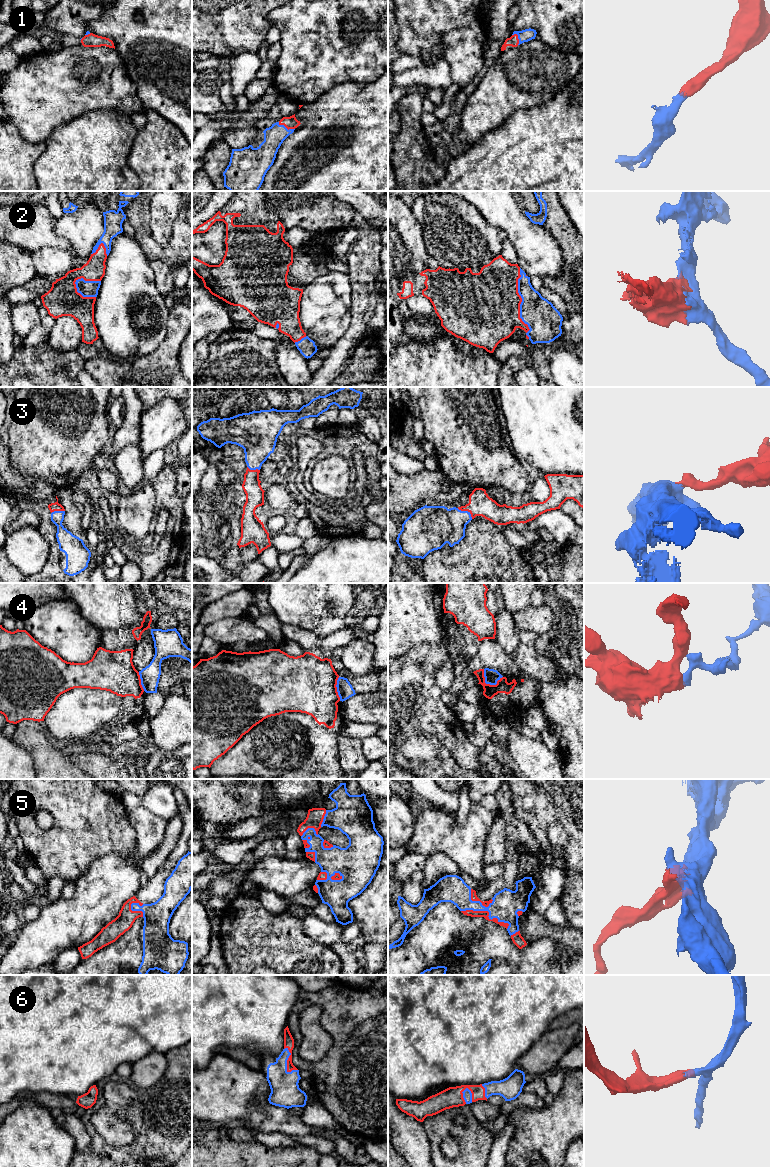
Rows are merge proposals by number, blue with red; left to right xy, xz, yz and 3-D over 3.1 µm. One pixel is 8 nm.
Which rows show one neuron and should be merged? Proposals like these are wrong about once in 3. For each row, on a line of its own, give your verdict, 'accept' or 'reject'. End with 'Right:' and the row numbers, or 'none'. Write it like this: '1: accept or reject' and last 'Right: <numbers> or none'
1: accept
2: accept
3: accept
4: reject
5: accept
6: accept
Right: 1, 2, 3, 5, 6

